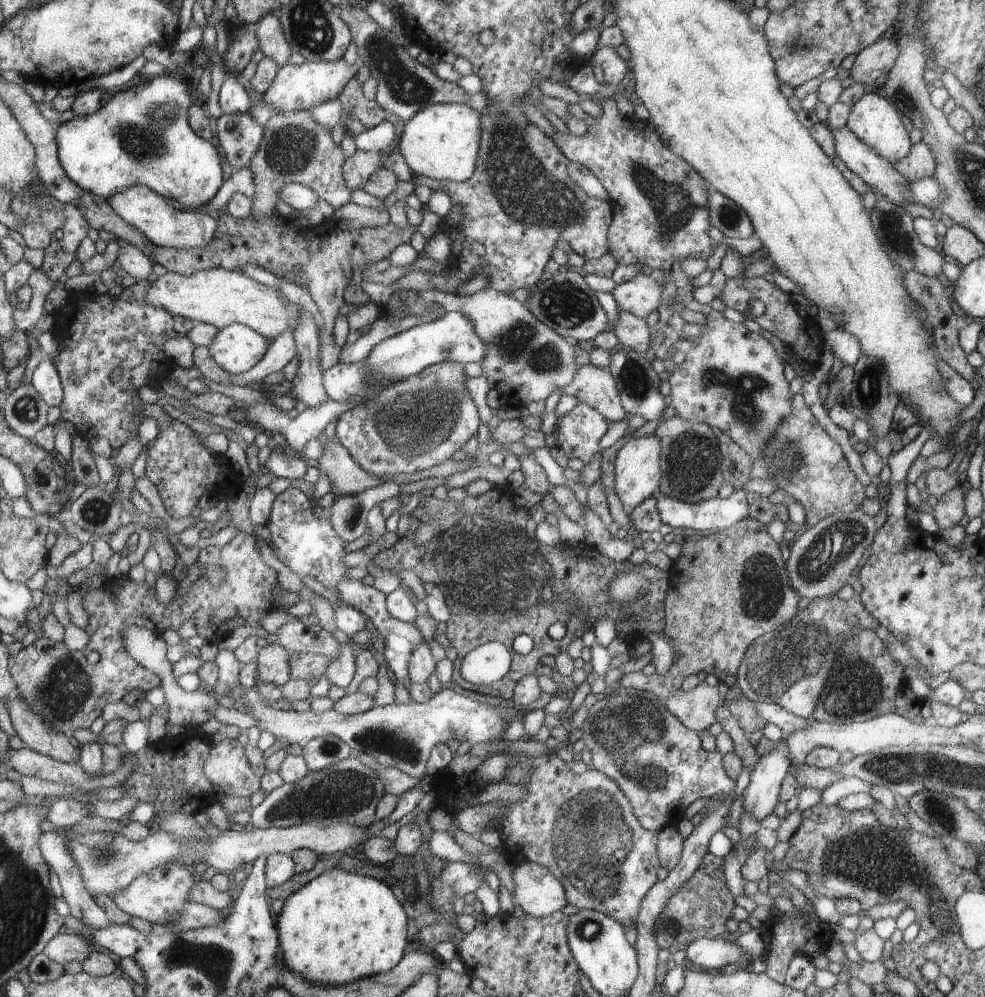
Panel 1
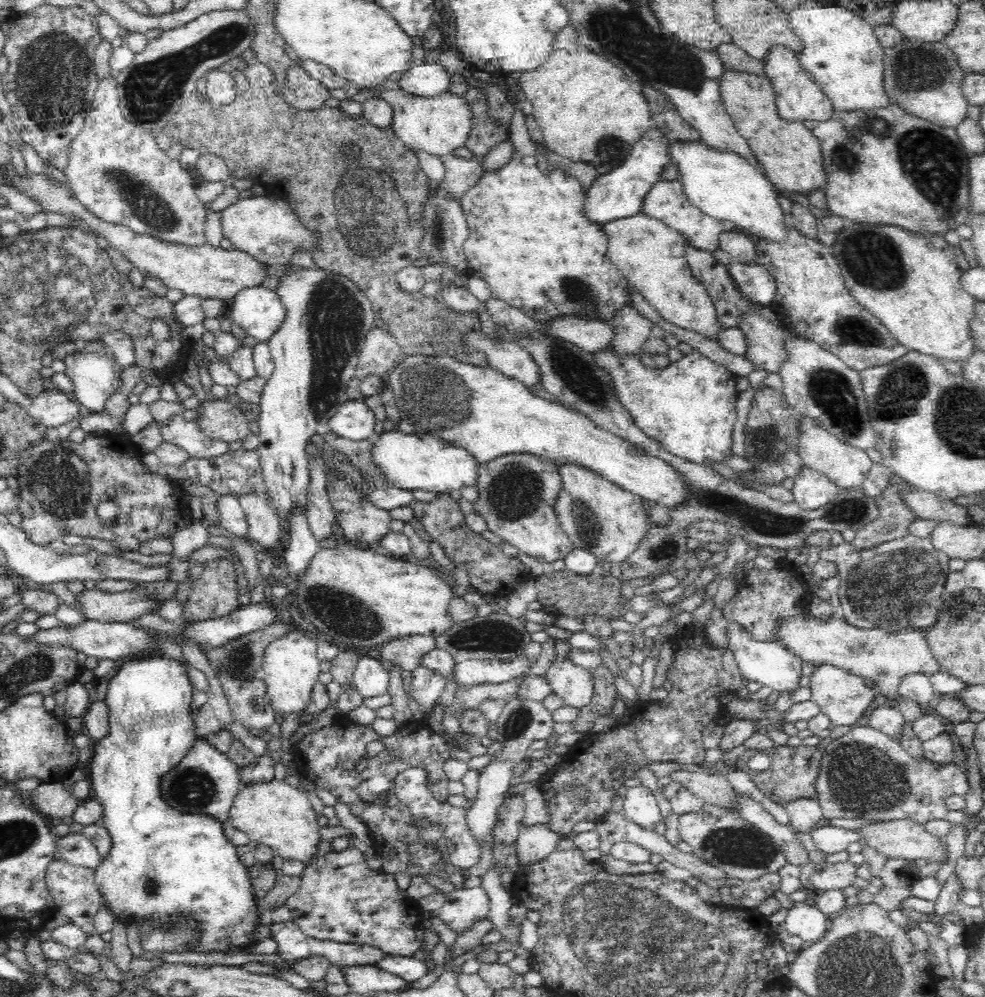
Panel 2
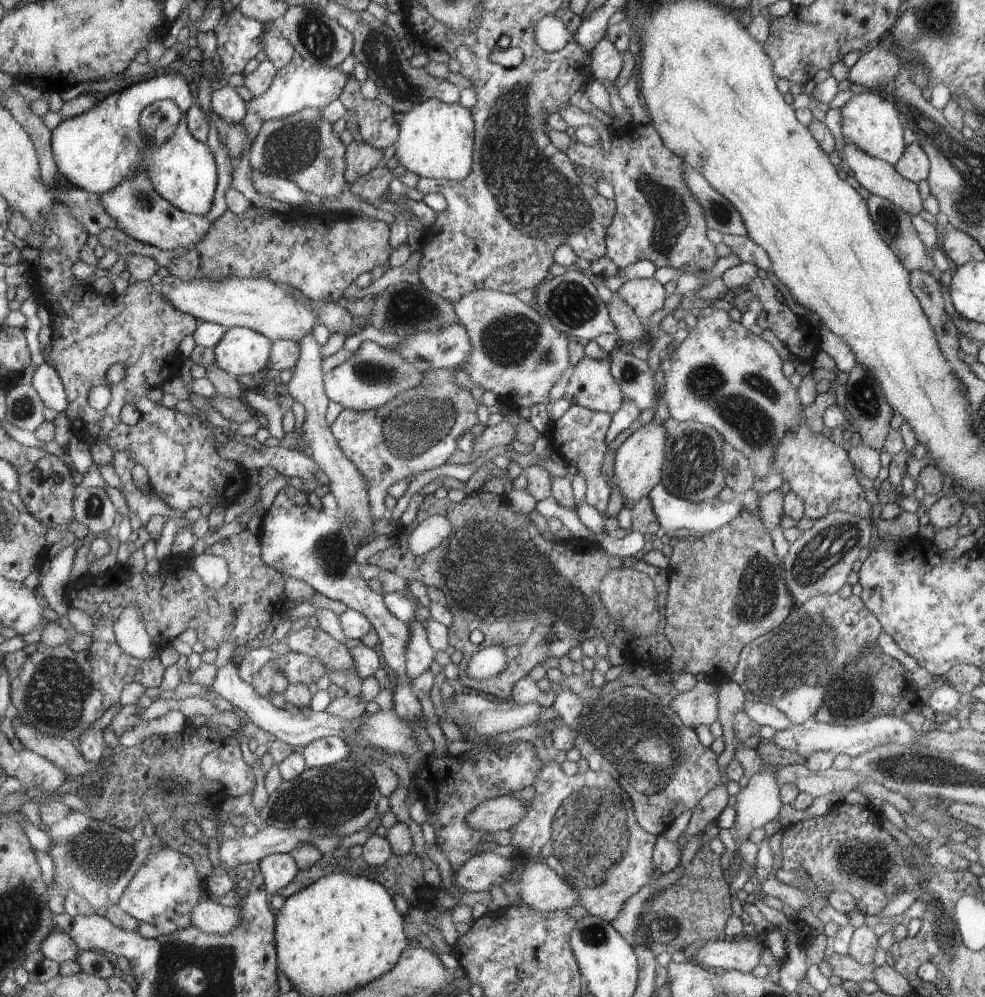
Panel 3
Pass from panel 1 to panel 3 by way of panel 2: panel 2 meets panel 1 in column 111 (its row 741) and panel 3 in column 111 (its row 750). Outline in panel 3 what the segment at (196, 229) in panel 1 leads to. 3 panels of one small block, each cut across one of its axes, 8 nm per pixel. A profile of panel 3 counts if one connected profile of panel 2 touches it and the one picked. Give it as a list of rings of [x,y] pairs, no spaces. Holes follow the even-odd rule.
[[[134,172],[124,178],[114,190],[106,192],[100,196],[102,205],[106,212],[114,218],[116,224],[134,238],[137,242],[160,248],[161,250],[171,250],[190,244],[198,244],[213,227],[204,216],[195,216],[190,213],[182,212],[166,201],[164,197],[156,192],[153,184],[150,184],[146,172]]]

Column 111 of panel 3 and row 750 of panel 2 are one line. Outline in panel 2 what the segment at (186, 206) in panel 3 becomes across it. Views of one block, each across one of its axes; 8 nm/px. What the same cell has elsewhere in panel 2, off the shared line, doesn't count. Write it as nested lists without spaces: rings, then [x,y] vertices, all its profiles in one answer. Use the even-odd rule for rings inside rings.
[[[164,655],[136,658],[117,663],[109,677],[105,699],[109,711],[109,734],[98,743],[92,743],[94,755],[88,762],[94,797],[103,806],[103,826],[112,838],[112,846],[95,868],[105,908],[113,916],[128,922],[152,922],[156,926],[176,924],[192,916],[200,926],[200,938],[192,952],[236,952],[260,942],[258,936],[259,910],[255,890],[247,867],[240,861],[237,848],[224,833],[224,823],[208,816],[193,816],[171,808],[163,799],[162,780],[187,757],[200,739],[195,734],[191,702],[195,689],[190,683],[188,662],[176,661]]]

